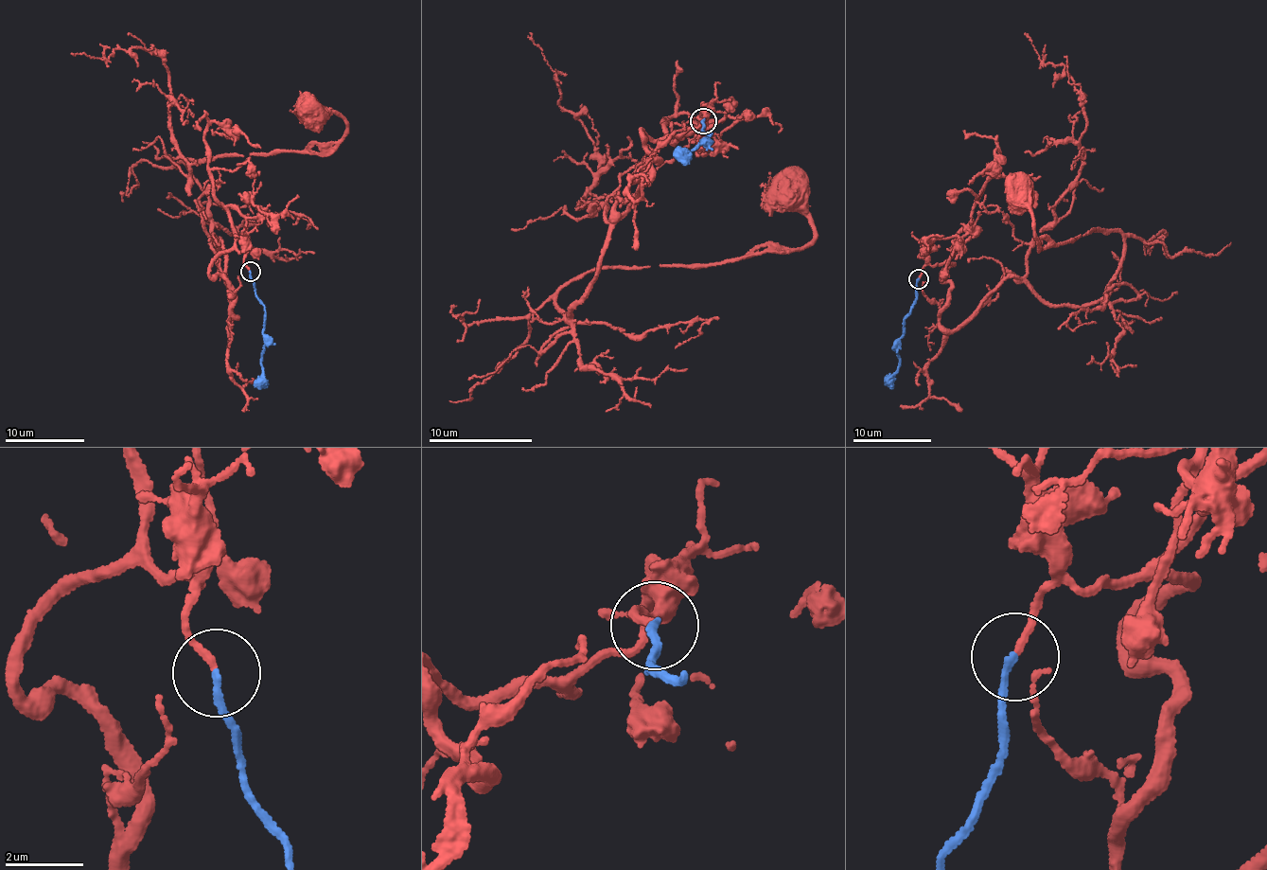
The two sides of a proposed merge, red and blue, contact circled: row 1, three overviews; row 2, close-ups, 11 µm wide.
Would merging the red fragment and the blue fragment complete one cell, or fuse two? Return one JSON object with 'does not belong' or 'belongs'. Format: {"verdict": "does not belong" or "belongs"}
{"verdict": "belongs"}

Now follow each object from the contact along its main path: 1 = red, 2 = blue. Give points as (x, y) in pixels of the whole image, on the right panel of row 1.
1: (919, 278), (977, 203), (1029, 245), (1029, 284), (1092, 305), (1121, 234), (1038, 243), (1020, 190)
2: (919, 278), (915, 302), (904, 321), (903, 337), (897, 344), (899, 370), (885, 385)

